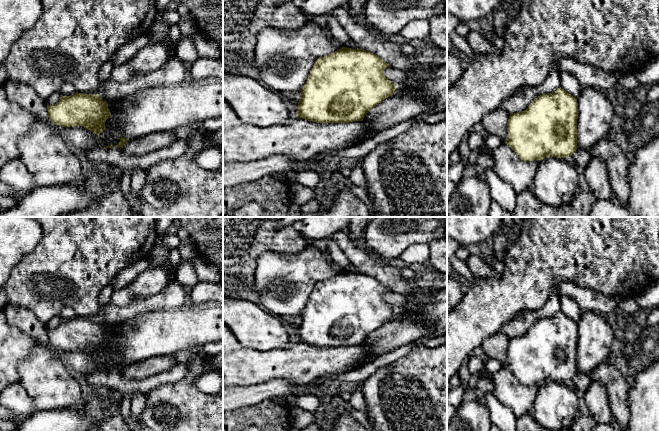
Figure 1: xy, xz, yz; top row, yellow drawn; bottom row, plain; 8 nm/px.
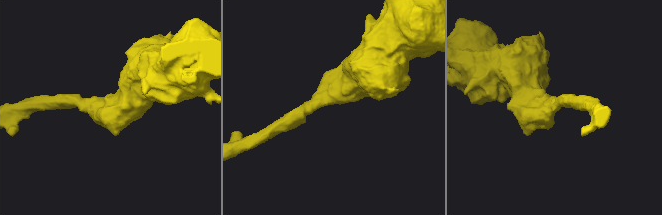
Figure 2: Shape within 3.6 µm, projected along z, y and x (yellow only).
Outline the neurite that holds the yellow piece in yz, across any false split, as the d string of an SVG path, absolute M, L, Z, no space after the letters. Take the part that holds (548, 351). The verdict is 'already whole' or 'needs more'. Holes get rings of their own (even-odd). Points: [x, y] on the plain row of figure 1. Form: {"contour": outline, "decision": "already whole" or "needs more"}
{"contour": "M561 311L550 318L535 322L528 332L510 337L507 347L506 368L523 385L541 384L546 381L565 382L577 374L577 322Z", "decision": "already whole"}

